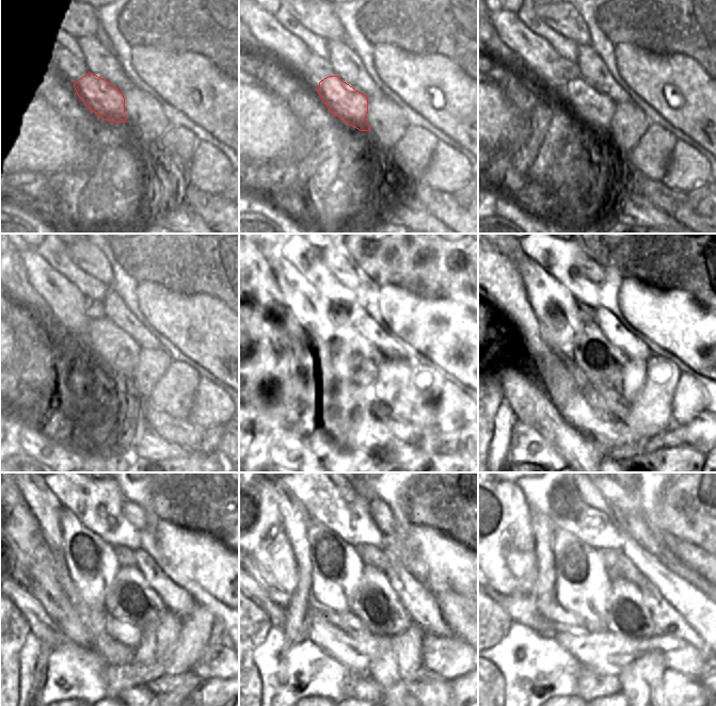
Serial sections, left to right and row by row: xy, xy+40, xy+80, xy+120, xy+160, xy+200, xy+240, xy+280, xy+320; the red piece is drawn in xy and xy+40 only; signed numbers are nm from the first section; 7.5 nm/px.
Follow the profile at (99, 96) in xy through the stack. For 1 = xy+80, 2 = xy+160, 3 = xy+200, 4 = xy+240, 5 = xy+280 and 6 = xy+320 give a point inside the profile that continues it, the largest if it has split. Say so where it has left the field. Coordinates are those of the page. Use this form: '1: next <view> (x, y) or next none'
1: next xy+80 (593, 110)
2: next xy+160 (360, 358)
3: next xy+200 (601, 362)
4: next xy+240 (130, 598)
5: next xy+280 (375, 603)
6: next xy+320 (627, 615)

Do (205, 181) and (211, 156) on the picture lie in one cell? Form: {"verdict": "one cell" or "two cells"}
{"verdict": "one cell"}

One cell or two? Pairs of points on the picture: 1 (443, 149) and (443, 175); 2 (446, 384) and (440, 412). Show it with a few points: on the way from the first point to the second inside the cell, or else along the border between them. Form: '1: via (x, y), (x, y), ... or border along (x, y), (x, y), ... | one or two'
1: via (443, 156), (443, 169) | one
2: via (446, 390), (446, 405) | one

